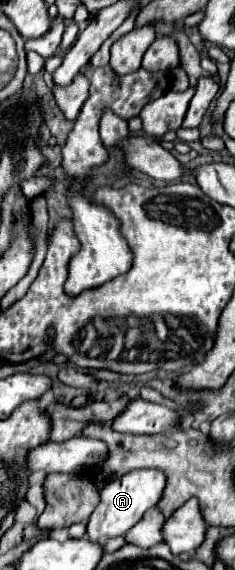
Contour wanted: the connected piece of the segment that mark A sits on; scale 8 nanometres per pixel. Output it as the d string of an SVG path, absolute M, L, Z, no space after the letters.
M130 470L128 474L108 482L100 492L100 504L96 506L96 510L88 520L86 526L88 540L104 542L108 538L124 536L142 518L146 510L156 506L158 498L162 496L162 486L164 486L164 474L160 470Z

